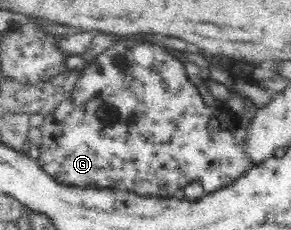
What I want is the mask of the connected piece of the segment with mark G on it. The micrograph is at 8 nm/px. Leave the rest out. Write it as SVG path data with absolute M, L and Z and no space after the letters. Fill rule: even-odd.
M133 38L115 39L111 46L107 46L99 56L87 64L79 74L75 86L67 98L55 107L49 114L45 115L45 121L40 125L40 143L38 144L39 156L36 159L45 174L49 175L55 183L63 187L81 189L83 191L89 189L107 190L121 193L133 193L143 198L173 198L179 189L185 189L191 186L193 182L201 183L205 190L205 194L209 195L221 191L223 188L229 187L233 182L241 179L245 172L254 165L253 157L248 151L249 127L247 127L247 138L227 138L223 136L223 120L221 120L221 112L217 112L216 106L211 106L205 102L205 98L201 96L201 90L197 88L193 82L190 82L186 70L181 61L175 58L174 54L170 54L172 50L167 48L155 48L151 42L137 42Z

